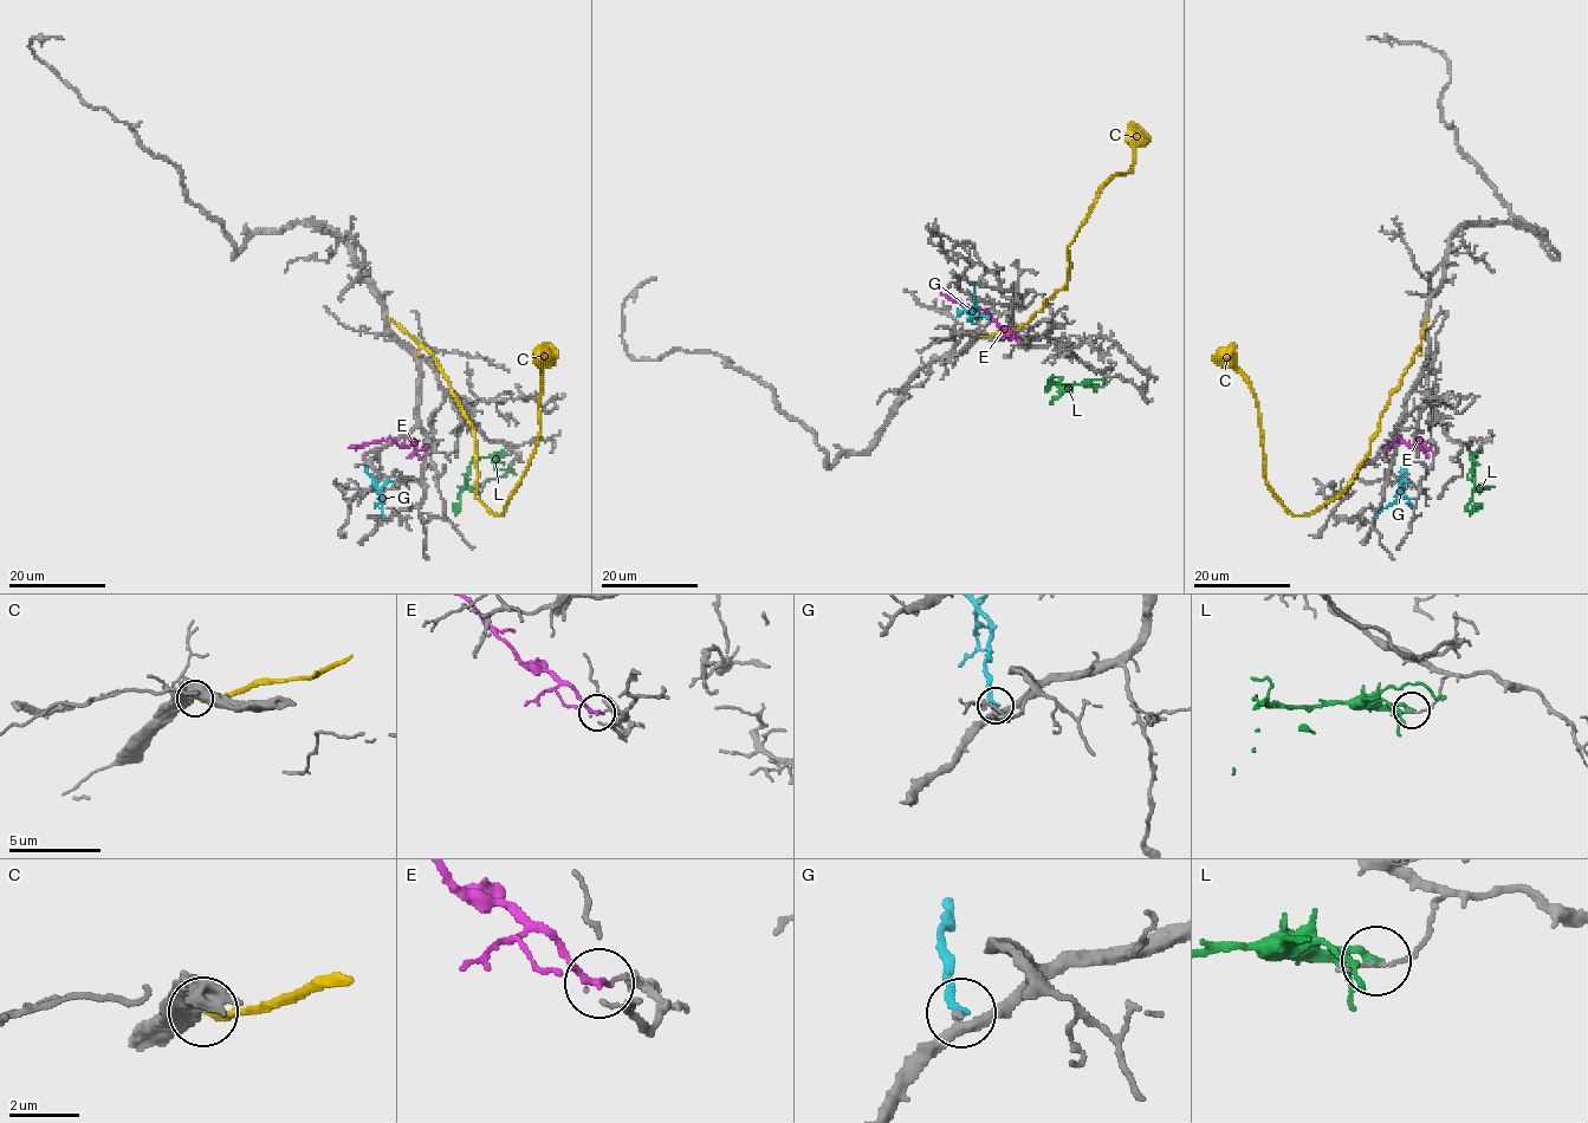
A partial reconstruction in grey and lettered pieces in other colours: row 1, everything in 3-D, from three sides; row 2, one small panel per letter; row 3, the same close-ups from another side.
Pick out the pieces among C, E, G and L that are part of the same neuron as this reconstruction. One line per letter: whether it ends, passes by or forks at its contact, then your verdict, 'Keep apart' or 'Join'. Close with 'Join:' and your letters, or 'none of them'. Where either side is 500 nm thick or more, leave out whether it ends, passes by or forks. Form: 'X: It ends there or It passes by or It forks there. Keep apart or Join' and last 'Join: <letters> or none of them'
C: Keep apart
E: It ends there. Keep apart
G: It ends there. Keep apart
L: It ends there. Keep apart
Join: none of them

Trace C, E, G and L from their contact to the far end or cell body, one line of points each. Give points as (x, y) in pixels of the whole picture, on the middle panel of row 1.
C: (980, 336), (1025, 324), (1067, 285), (1068, 246), (1100, 189), (1132, 170), (1138, 130)
E: (1019, 339), (984, 310), (964, 305), (941, 292)
G: (977, 284), (976, 305), (958, 312)
L: (1097, 385), (1056, 384), (1051, 376), (1047, 389), (1044, 387)

